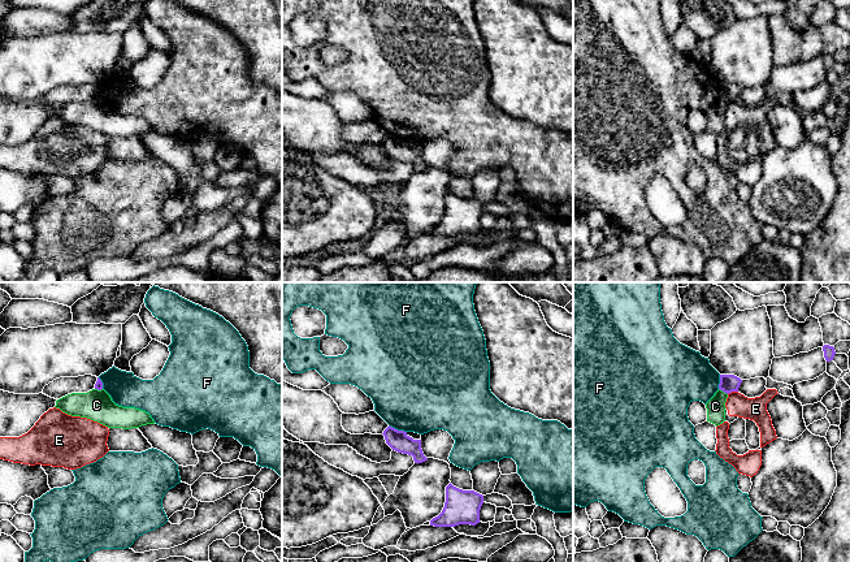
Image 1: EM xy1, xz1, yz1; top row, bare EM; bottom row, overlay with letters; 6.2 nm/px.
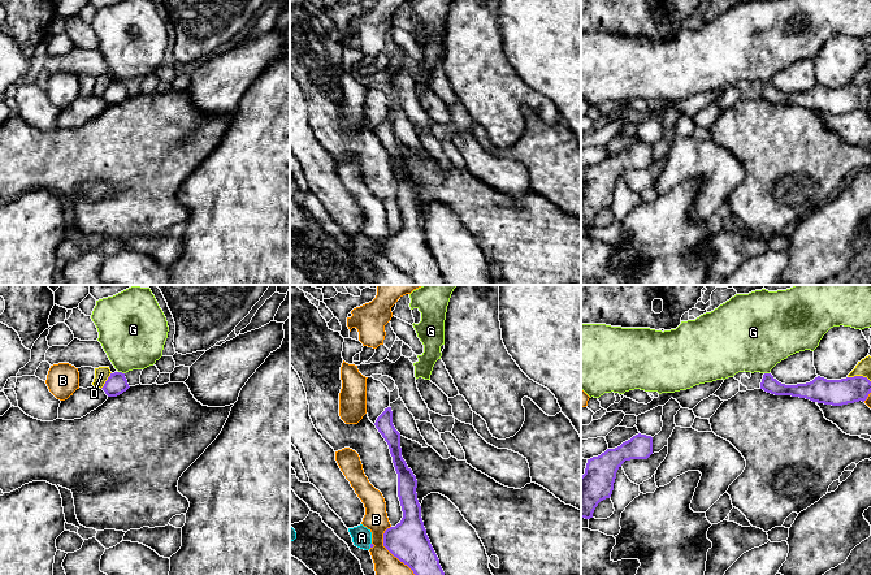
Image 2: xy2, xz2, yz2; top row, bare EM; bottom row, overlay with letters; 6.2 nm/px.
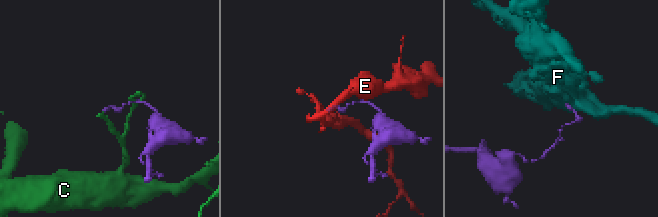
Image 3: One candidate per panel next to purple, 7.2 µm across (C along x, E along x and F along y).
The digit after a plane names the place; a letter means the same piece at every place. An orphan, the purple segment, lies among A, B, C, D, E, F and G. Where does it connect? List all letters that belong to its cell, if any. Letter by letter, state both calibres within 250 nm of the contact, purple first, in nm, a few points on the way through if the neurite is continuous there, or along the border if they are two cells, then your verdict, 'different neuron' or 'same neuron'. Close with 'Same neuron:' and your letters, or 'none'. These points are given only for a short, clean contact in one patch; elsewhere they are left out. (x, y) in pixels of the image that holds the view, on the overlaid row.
A: 20 nm thick on the purple side, 130 nm on the other; runs through xz2 (372, 545), (371, 545), (362, 537); same neuron
B: 240 nm thick on the purple side, 150 nm on the other; border along xz2 (388, 527), (384, 534), (384, 545), (415, 574); different neuron
C: 110 nm thick on the purple side, 110 nm on the other; border along yz1 (719, 388), (727, 394); different neuron
D: 130 nm thick on the purple side, 90 nm on the other; different neuron
E: 110 nm thick on the purple side, 140 nm on the other; different neuron
F: 130 nm thick on the purple side, 480 nm on the other; border along xz1 (389, 424), (406, 432); different neuron
G: 130 nm thick on the purple side, 400 nm on the other; different neuron
Same neuron: A

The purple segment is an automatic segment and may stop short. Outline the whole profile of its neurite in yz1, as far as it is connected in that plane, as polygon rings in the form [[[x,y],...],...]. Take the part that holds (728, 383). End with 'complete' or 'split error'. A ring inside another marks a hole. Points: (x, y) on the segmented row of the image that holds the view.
[[[720,375],[719,389],[729,394],[732,392],[738,392],[742,380],[734,375]]]; complete

